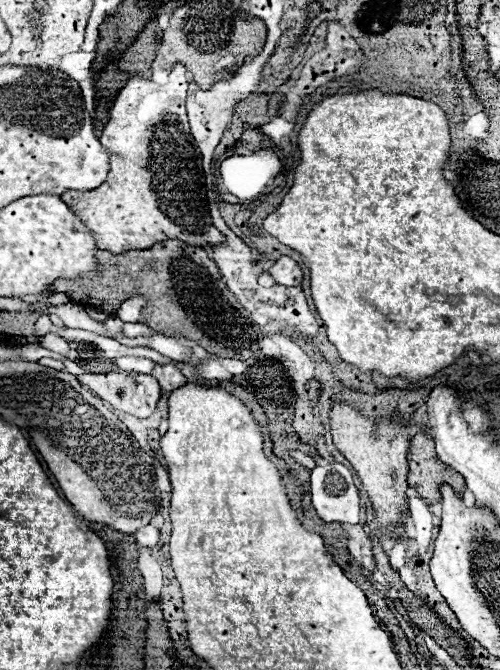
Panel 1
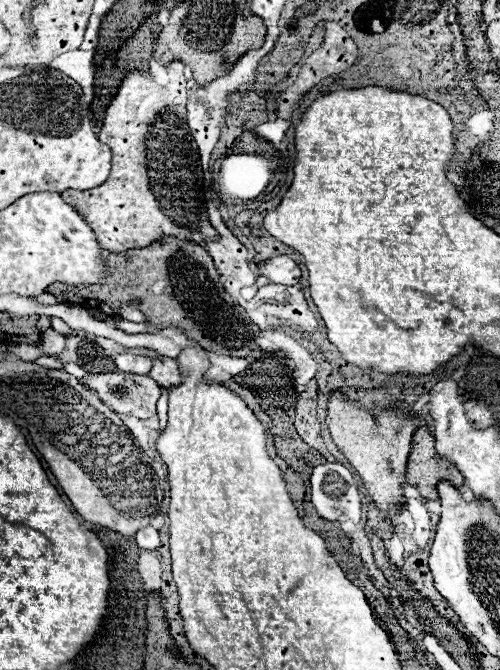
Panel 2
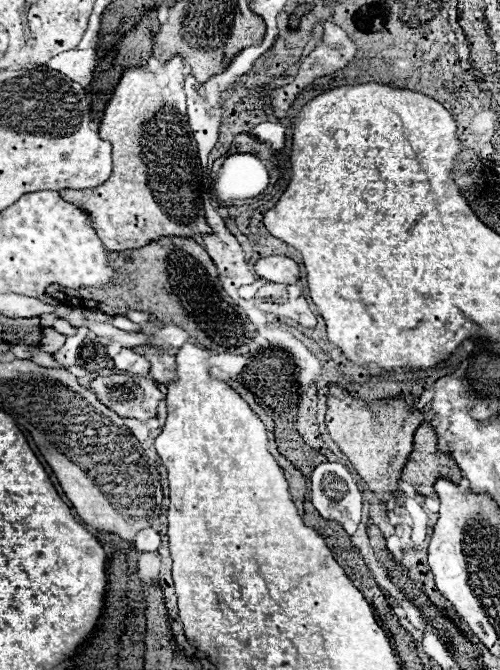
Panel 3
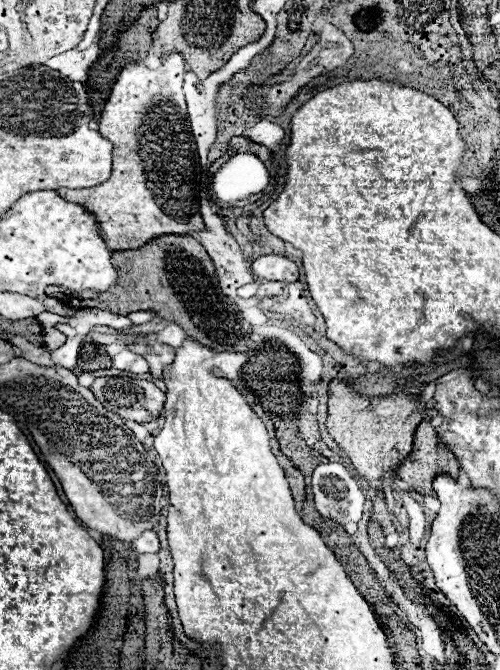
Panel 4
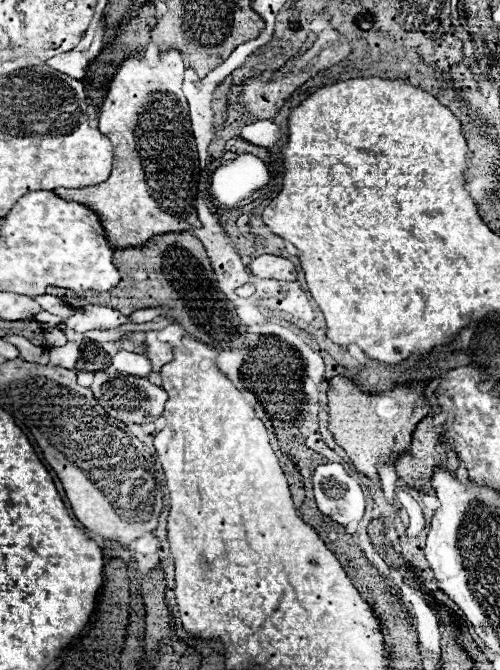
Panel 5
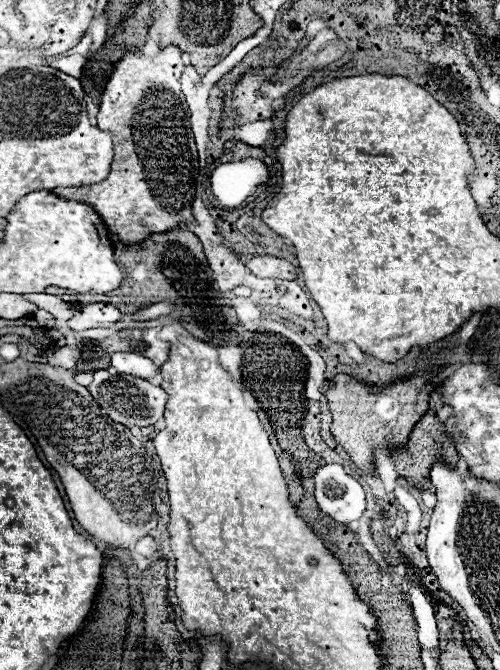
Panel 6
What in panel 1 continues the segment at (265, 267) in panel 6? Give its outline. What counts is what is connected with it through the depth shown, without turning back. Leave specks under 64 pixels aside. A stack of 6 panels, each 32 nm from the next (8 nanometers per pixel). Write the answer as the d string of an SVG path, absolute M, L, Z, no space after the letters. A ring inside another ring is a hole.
M280 256L266 272L282 286L300 286L302 282L302 270L290 256Z

